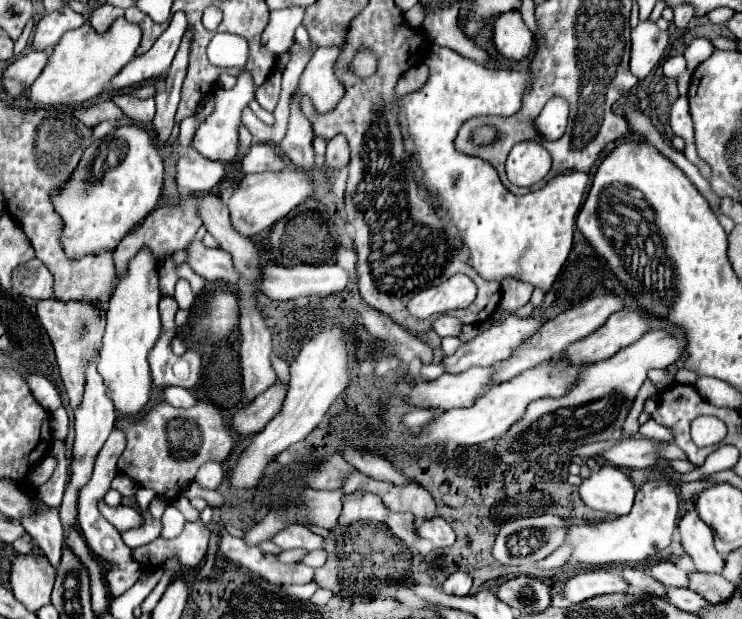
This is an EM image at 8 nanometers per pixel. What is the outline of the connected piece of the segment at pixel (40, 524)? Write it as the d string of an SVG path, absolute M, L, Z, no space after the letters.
M45 508L41 516L31 516L29 520L21 520L21 524L27 528L39 550L45 554L45 558L51 562L53 568L59 568L61 564L61 540L63 540L63 526L59 522L57 508Z

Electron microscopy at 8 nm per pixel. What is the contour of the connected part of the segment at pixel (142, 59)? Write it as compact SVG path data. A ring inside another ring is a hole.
M175 12L169 28L159 36L159 40L153 44L153 48L137 58L133 58L131 64L125 66L111 80L111 88L113 90L127 90L127 88L133 88L141 82L147 82L153 78L163 78L163 74L167 74L167 70L171 66L171 60L179 48L179 42L183 38L185 30L187 30L185 12Z

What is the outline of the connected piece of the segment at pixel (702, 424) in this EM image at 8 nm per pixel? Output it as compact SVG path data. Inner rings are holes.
M700 416L691 423L691 438L697 446L715 446L726 434L726 425L717 417Z

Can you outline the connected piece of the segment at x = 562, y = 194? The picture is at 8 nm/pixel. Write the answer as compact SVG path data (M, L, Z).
M433 44L427 48L427 56L423 62L429 68L427 82L423 84L423 88L403 96L399 102L401 114L407 120L407 132L415 144L415 158L419 160L419 168L421 168L421 186L427 192L435 194L439 206L451 216L453 224L461 234L463 244L469 248L471 266L477 270L481 278L497 280L497 282L503 282L505 278L515 278L547 292L553 286L557 274L561 272L571 252L573 236L575 236L575 220L583 204L583 194L589 183L589 175L583 172L560 174L549 180L545 188L531 192L531 196L511 194L501 184L499 175L491 164L483 162L481 158L471 158L455 152L453 140L457 136L459 126L469 116L477 116L477 114L511 116L519 112L523 106L525 90L533 82L533 74L517 72L517 70L485 68L479 62L453 52L451 48L433 46Z

